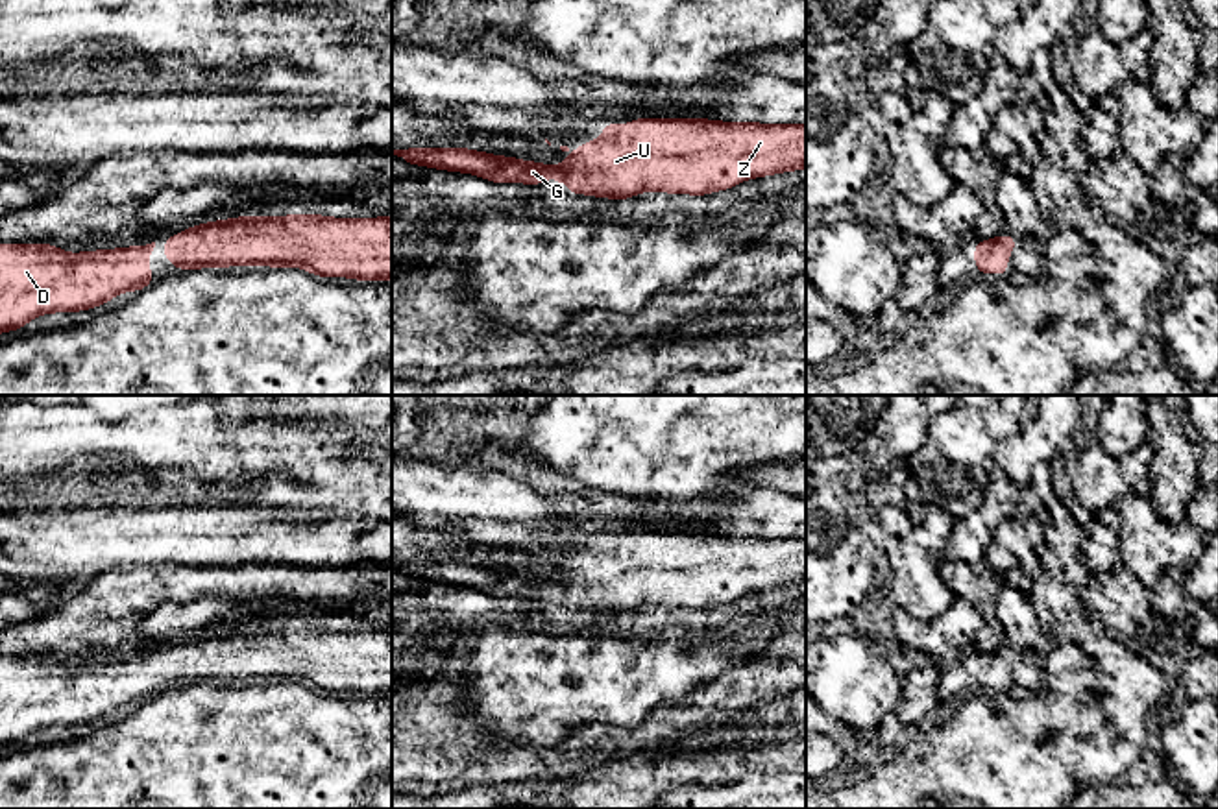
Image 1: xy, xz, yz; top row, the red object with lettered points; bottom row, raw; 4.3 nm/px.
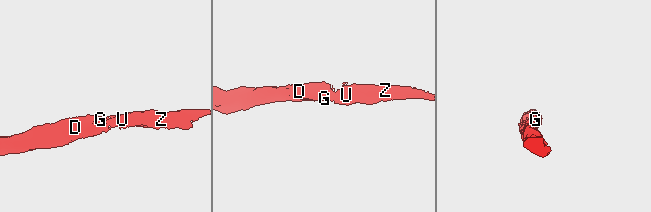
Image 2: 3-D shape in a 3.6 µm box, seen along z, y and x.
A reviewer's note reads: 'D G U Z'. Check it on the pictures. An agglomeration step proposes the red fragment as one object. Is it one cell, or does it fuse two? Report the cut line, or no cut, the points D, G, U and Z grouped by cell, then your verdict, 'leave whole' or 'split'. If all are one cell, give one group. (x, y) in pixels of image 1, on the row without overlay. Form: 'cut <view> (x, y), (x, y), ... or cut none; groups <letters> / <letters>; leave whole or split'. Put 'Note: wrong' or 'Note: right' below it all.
cut none; groups D G U Z; leave whole
Note: right

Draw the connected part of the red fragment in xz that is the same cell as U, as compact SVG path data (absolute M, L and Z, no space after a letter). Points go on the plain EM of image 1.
M634 532L630 539L604 537L601 554L586 554L577 565L560 560L569 567L569 576L542 578L518 574L516 571L488 569L466 561L405 561L392 563L408 578L464 586L481 589L492 597L540 598L549 593L558 598L569 597L569 608L625 613L643 604L667 608L706 610L715 604L728 604L749 591L763 591L806 582L806 537L756 537L756 536L717 536L704 532Z

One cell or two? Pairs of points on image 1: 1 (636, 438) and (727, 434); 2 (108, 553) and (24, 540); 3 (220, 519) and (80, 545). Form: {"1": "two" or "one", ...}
{"1": "one", "2": "one", "3": "one"}

